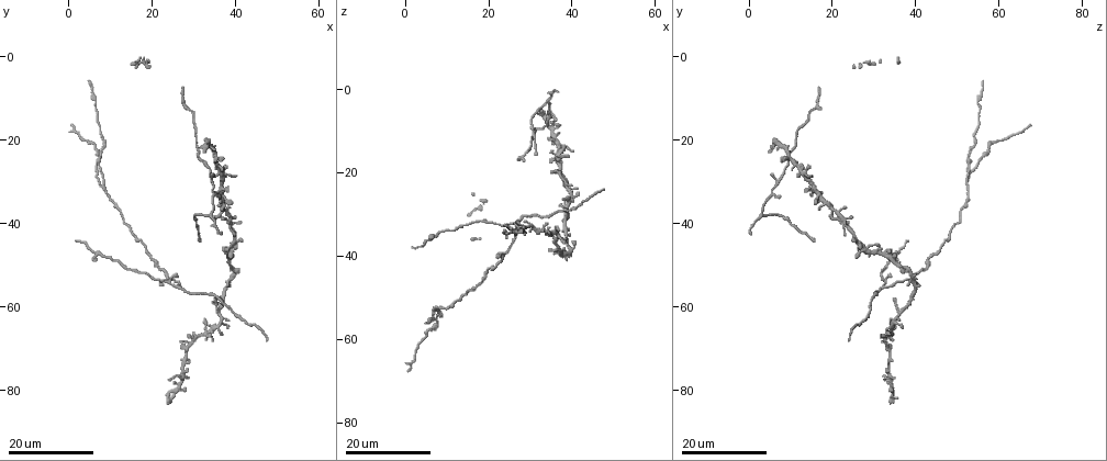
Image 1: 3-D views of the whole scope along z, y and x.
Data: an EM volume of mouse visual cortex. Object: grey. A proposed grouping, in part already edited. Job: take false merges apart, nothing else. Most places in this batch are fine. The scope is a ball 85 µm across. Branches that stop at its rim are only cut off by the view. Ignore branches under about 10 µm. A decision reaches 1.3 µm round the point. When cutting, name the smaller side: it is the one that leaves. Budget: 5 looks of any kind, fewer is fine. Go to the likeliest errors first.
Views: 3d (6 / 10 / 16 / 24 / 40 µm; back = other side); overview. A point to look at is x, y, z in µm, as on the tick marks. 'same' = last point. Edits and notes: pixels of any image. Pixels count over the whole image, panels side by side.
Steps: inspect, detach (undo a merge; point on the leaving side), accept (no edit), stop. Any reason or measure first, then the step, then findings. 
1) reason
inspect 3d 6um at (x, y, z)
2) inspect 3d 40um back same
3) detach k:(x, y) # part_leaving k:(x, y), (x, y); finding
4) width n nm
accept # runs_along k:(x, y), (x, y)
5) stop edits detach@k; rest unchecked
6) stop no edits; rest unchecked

a fork
inspect 3d 24um at (8.5, 31.0, 52.0)

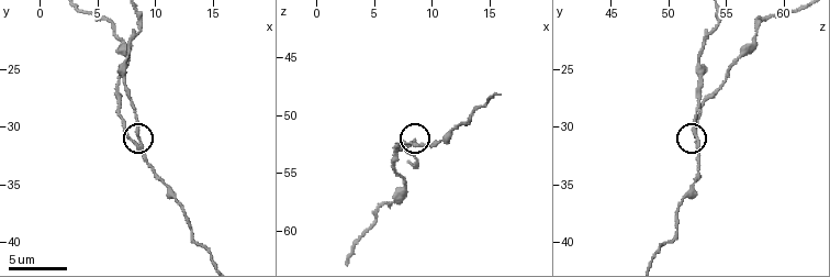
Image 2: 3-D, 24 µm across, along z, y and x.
inspect 3d 6um at (8.0, 31.2, 52.4)

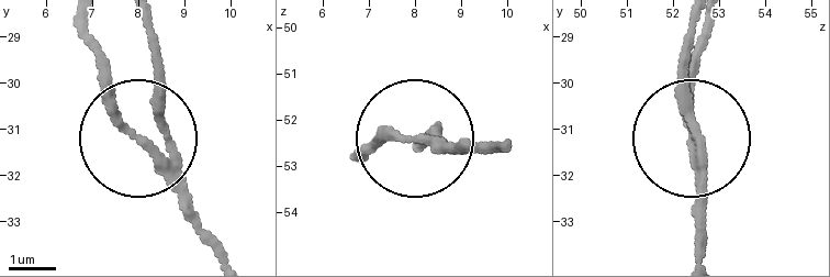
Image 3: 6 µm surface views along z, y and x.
detach 3:(156, 107) # part_leaving 3:(176, 165), (153, 28); a second cell is stuck on

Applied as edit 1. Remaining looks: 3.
inspect overview

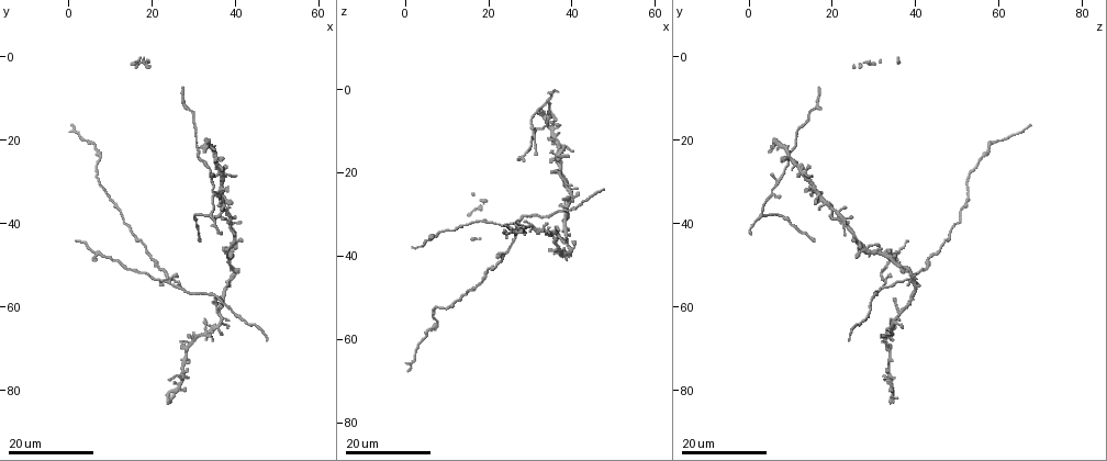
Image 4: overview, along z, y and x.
three arms meet
inspect 3d 16um at (35.5, 61.0, 36.0)

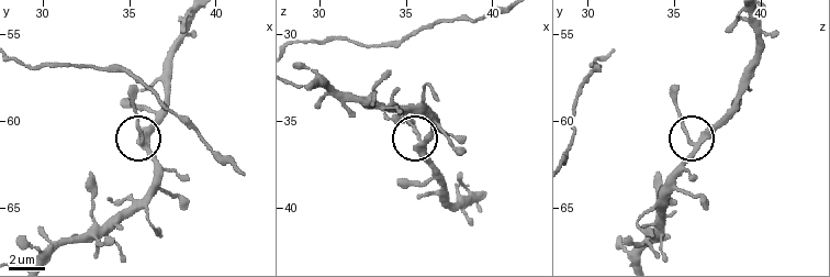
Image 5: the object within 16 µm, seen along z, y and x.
inspect 3d 10um at (35.9, 61.4, 36.2)

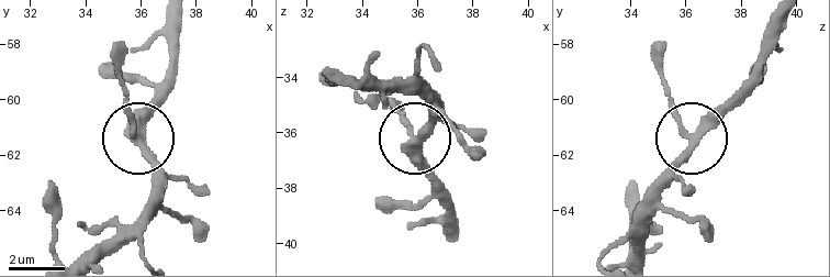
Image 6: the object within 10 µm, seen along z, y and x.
side_arm 30 um
accept # runs_along 6:(178, 22), (175, 71), (139, 143), (158, 183); one cell here

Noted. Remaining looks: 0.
stop edits detach@3; rest unchecked

